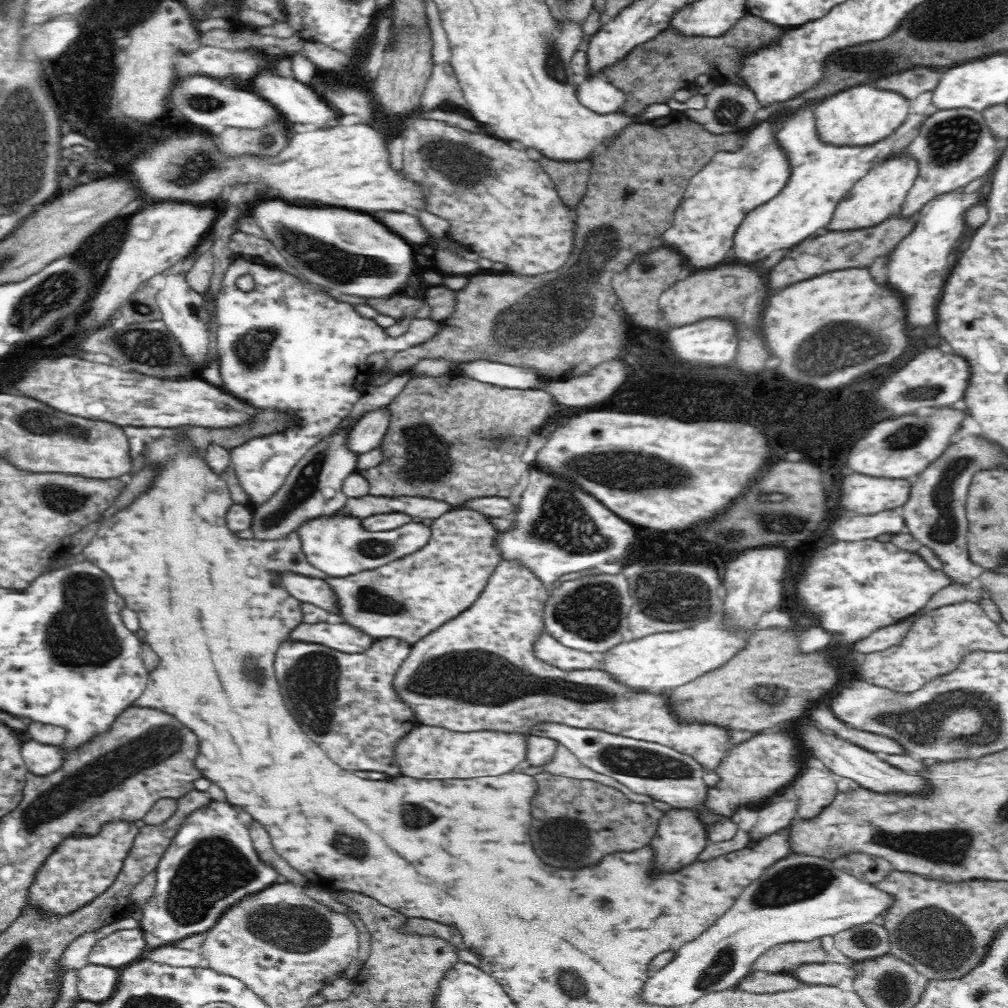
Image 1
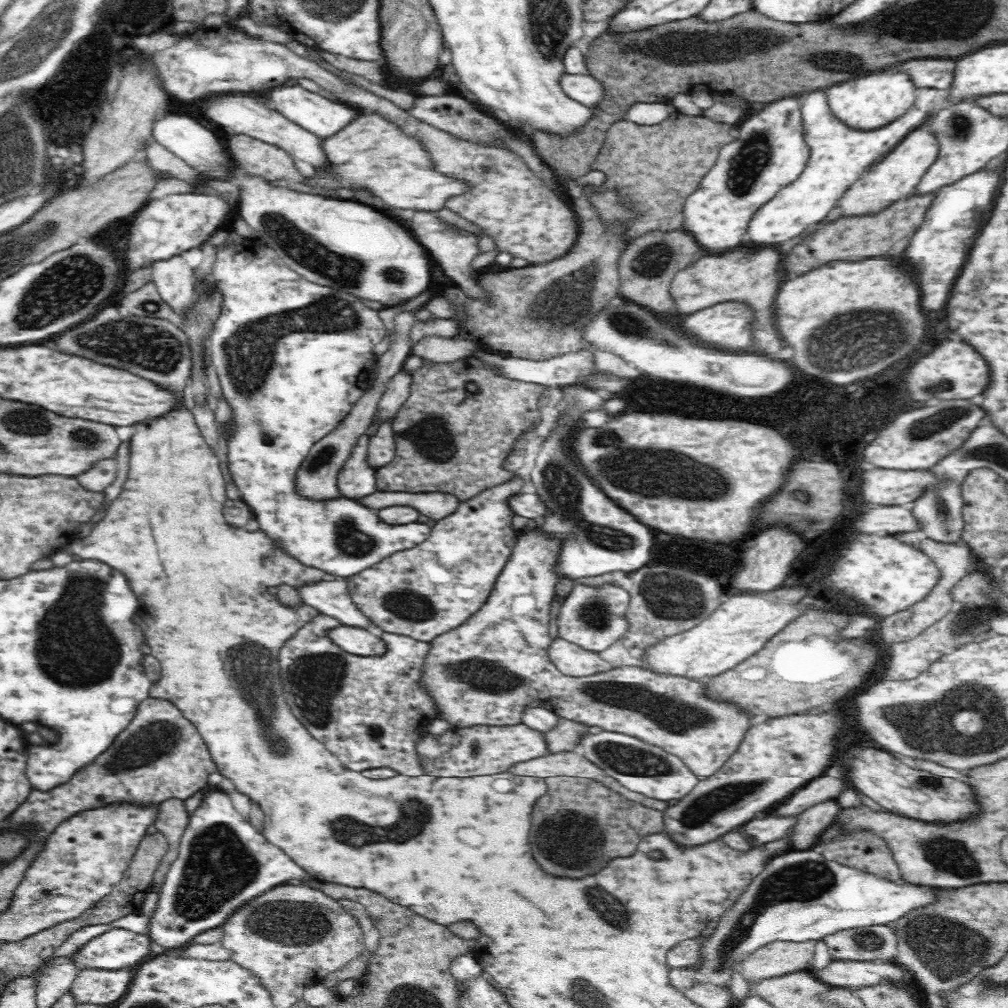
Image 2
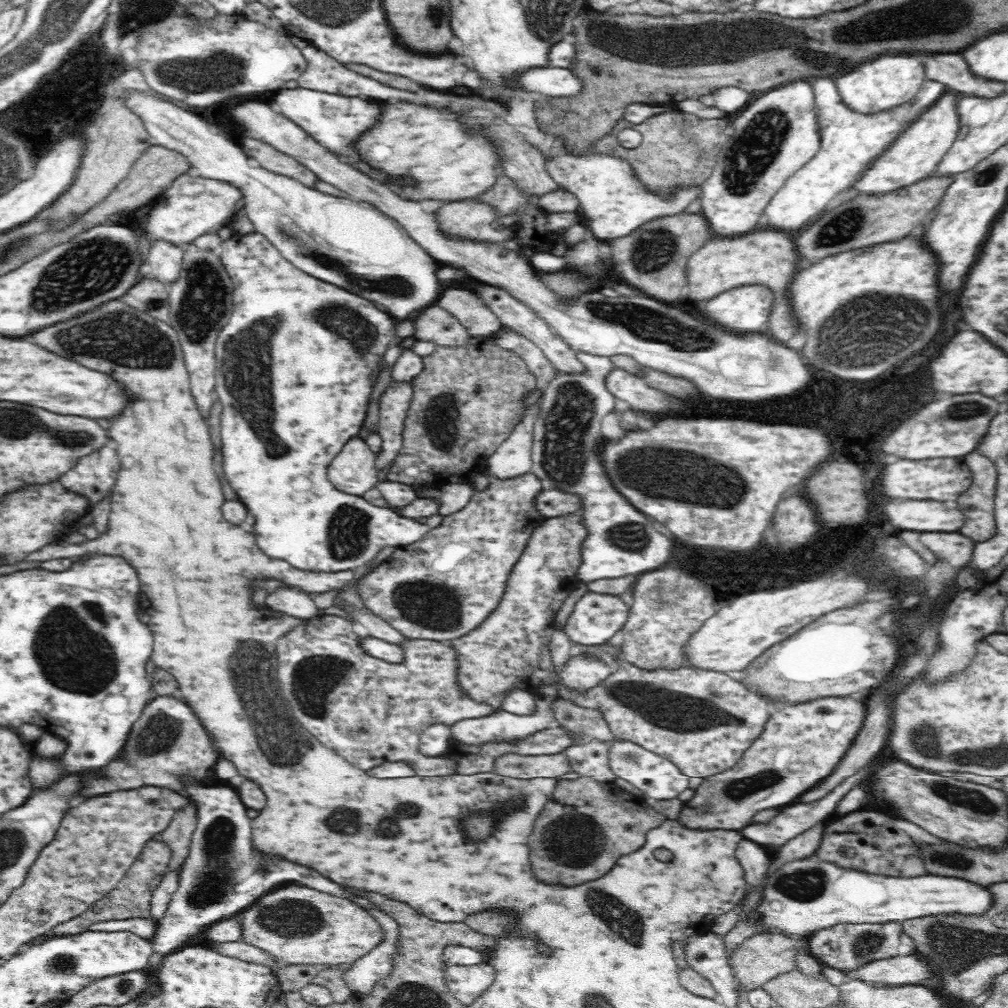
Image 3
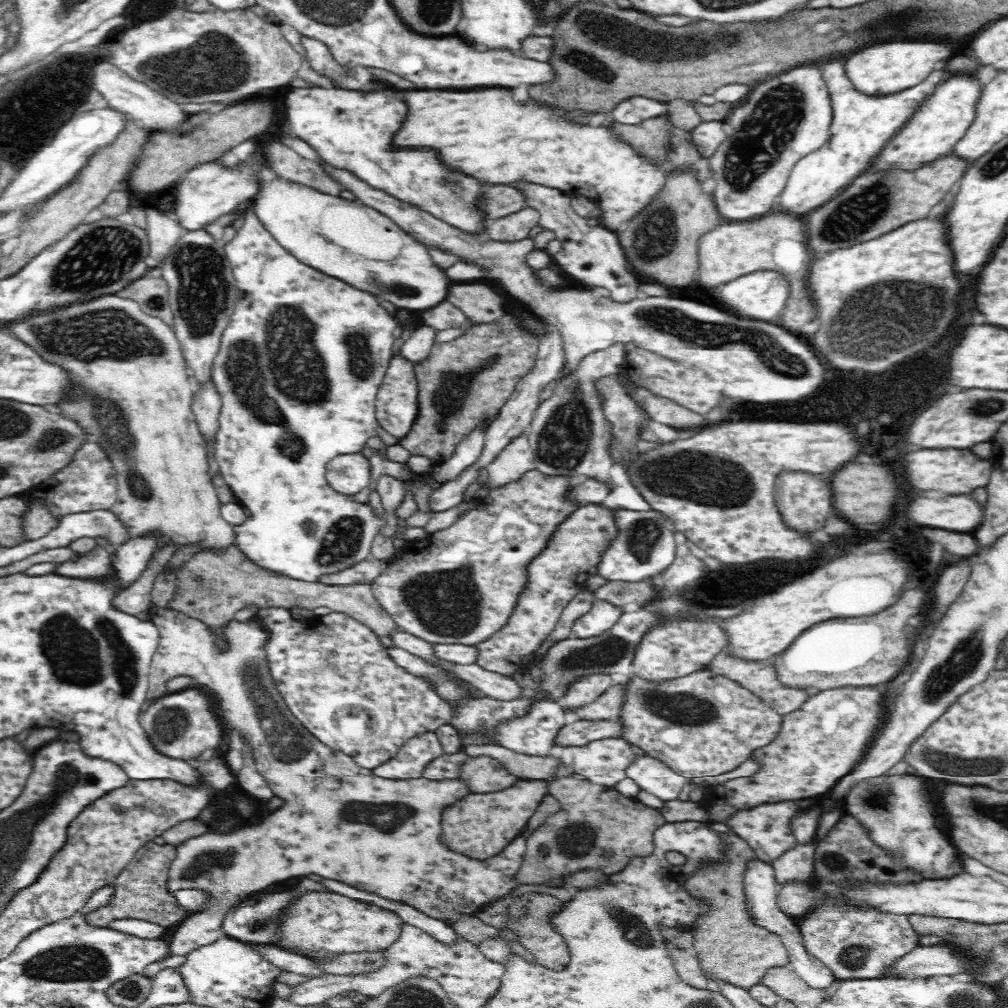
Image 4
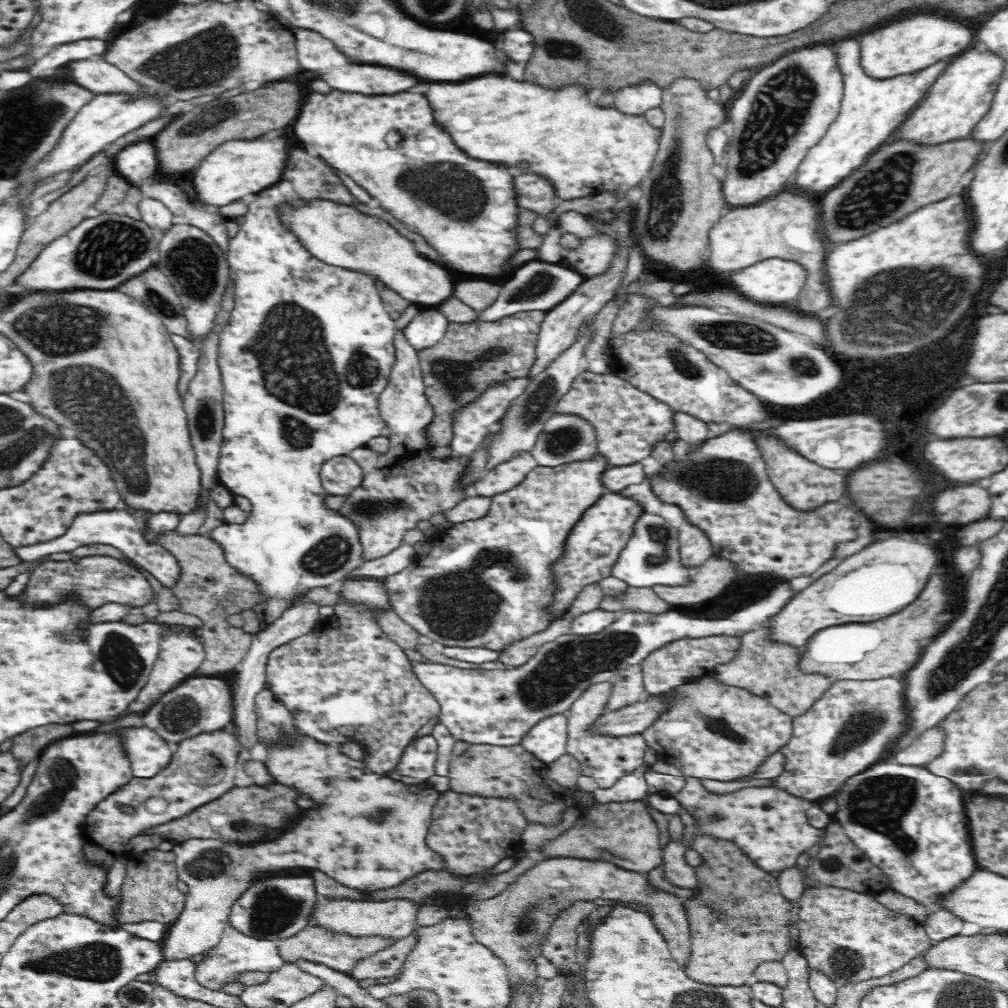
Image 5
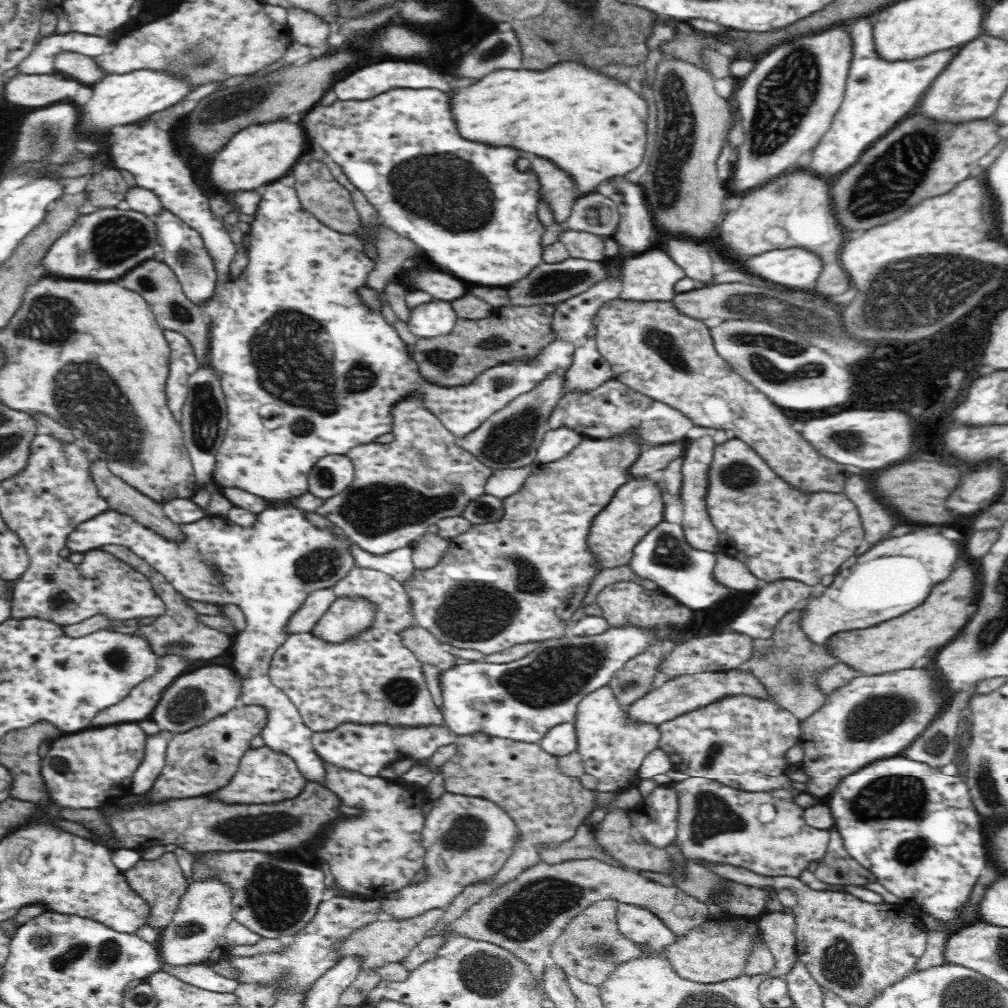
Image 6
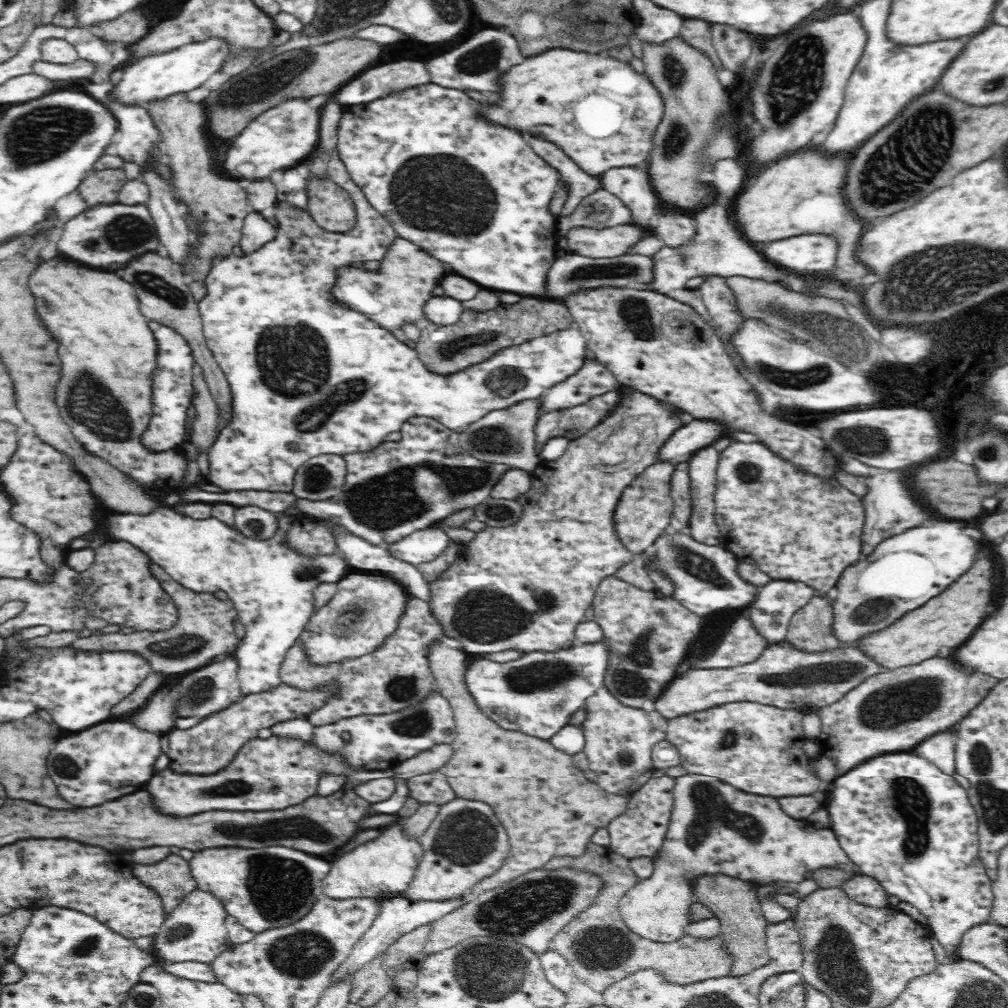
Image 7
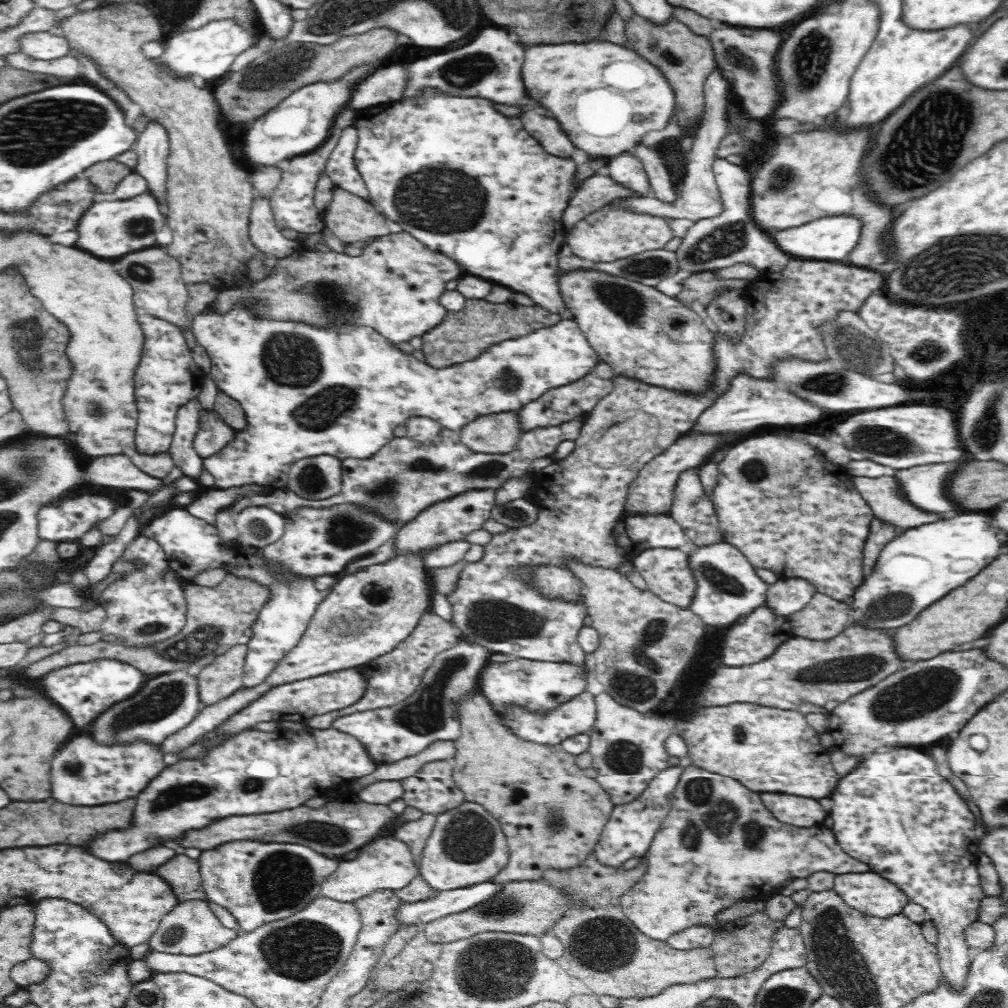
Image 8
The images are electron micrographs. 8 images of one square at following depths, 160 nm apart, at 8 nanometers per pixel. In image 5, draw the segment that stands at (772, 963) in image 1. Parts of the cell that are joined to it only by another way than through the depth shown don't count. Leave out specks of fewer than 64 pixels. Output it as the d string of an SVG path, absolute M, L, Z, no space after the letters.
M700 835L692 840L690 848L702 855L704 864L696 868L698 886L696 888L686 888L685 911L688 924L690 924L690 959L688 966L684 966L683 970L693 981L710 986L740 986L740 984L755 982L754 972L757 970L758 964L764 963L766 960L784 960L786 952L789 952L791 948L789 928L790 919L794 918L794 914L792 914L794 904L789 902L780 893L777 874L770 874L765 872L765 870L757 868L757 865L754 864L750 856L746 855L746 852L742 851L742 848L738 848L737 844L722 839L714 839L712 835Z

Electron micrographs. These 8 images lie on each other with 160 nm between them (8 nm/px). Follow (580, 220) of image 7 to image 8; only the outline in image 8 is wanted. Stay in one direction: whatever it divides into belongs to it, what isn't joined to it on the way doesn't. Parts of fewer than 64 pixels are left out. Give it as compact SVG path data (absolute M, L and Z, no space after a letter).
M716 66L704 80L702 90L704 91L705 108L702 117L702 128L698 128L696 138L692 142L691 151L686 153L686 176L684 176L685 180L682 180L681 185L674 188L676 198L671 202L658 200L655 196L626 198L626 200L616 199L616 202L612 202L615 206L621 204L621 206L628 206L634 212L647 212L654 216L669 216L676 221L681 218L699 221L722 214L722 197L720 196L720 189L716 185L716 180L714 180L714 174L712 174L712 162L716 160L718 144L726 136L726 108L728 108L728 96L730 96L730 84L721 72L722 69Z

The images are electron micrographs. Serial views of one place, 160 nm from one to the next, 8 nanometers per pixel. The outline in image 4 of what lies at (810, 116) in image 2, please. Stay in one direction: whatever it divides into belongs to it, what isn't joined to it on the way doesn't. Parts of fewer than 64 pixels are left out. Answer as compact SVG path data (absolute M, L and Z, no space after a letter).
M843 58L824 62L826 64L822 64L821 71L833 108L830 136L817 151L810 152L792 167L786 186L779 194L780 208L784 213L793 212L804 216L850 186L852 180L870 166L886 143L912 118L922 102L936 90L936 86L948 78L946 70L933 70L921 83L902 90L902 96L890 96L890 100L862 100L862 96L858 96L858 92L850 92L850 84L846 84Z

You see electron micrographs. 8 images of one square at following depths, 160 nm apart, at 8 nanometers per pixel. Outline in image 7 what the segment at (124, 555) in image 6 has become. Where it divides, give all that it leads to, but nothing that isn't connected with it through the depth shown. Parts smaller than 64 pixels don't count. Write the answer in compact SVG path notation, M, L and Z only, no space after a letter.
M156 564L152 565L150 570L177 606L177 623L165 631L158 632L135 631L131 634L90 635L71 642L74 649L96 652L134 651L149 662L152 673L164 674L188 673L223 656L235 654L235 650L242 642L234 633L234 622L238 620L239 614L229 596L225 600L220 600L212 592L194 592L182 587Z

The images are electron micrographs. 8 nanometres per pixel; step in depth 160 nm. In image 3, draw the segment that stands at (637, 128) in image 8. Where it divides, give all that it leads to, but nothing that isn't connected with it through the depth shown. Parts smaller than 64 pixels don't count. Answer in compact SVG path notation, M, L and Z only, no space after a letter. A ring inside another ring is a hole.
M410 102L388 104L380 122L356 142L356 148L370 166L379 168L385 174L390 174L392 178L394 176L412 176L416 180L416 188L400 186L400 192L404 192L410 200L415 202L474 198L474 196L481 195L482 192L486 192L487 188L494 187L498 175L502 172L499 146L495 142L492 146L484 136L470 134L458 122L458 116L448 110L418 106L418 104L410 104ZM590 152L586 154L566 154L550 157L544 155L544 167L548 175L560 188L572 192L580 200L580 216L586 216L586 224L592 228L598 239L611 241L630 234L642 224L658 219L658 216L670 216L685 210L686 206L699 198L701 185L694 192L678 192L674 200L654 200L638 188L638 180L630 176L630 163L621 156L607 152Z

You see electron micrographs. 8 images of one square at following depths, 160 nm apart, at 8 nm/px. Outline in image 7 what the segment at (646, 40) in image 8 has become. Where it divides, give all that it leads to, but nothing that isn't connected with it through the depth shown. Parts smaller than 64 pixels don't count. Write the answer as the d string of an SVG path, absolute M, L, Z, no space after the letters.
M682 36L660 44L642 41L641 59L645 66L644 73L659 91L665 106L654 136L656 144L653 144L650 154L650 180L664 204L698 210L712 202L712 190L698 174L710 172L717 160L742 159L740 146L736 146L730 130L716 132L714 128L718 114L730 114L732 100L718 80L718 68L712 60L686 43Z

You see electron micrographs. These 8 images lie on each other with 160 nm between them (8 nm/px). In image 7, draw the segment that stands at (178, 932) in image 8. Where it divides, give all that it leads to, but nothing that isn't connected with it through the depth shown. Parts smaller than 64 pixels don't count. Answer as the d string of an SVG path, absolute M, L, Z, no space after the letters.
M194 890L172 912L167 914L160 933L153 938L152 950L160 961L206 962L230 948L230 935L225 926L227 912L223 902L205 890Z

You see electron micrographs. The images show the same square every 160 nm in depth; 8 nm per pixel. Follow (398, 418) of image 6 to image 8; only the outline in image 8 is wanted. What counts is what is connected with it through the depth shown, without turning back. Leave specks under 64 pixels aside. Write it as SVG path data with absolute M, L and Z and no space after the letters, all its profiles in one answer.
M410 418L408 420L408 436L394 438L380 452L366 460L348 458L341 460L342 486L341 491L324 500L308 500L294 492L276 490L272 496L250 496L240 498L232 506L232 515L236 517L248 506L267 506L280 515L298 506L334 506L334 504L361 504L380 512L384 519L394 523L410 523L418 516L418 512L426 511L430 504L438 500L450 499L460 492L477 490L478 488L500 488L506 481L521 479L531 474L534 460L550 458L562 441L576 440L584 424L583 418L577 418L550 428L538 428L525 433L516 444L516 448L507 454L476 453L460 441L459 431L452 431L441 426L430 418Z

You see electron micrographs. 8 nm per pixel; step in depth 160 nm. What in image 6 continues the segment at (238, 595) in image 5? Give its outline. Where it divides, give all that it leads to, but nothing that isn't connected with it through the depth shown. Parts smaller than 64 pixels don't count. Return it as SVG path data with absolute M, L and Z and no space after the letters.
M91 460L89 470L90 476L93 477L94 484L96 484L98 494L104 497L109 504L108 510L118 511L127 516L132 516L138 523L151 528L156 534L168 540L182 539L181 528L166 517L162 503L155 502L150 496L141 494L141 492L135 490L134 486L126 484L118 476L114 476L114 473L110 472L109 468L106 468L106 463L102 462L102 460Z

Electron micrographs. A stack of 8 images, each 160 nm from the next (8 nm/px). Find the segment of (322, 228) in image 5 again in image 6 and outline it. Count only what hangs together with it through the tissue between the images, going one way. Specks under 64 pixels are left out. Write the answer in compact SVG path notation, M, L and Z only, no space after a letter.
M408 270L408 282L412 288L428 292L438 300L456 300L468 292L462 280L434 270Z

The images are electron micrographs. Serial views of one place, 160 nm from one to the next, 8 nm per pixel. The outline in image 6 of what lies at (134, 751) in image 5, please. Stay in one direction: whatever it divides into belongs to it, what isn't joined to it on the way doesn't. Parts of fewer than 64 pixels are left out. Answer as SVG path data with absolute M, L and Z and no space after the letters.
M164 732L150 736L145 742L145 755L134 774L132 790L133 794L146 794L162 772L166 760L168 735Z

